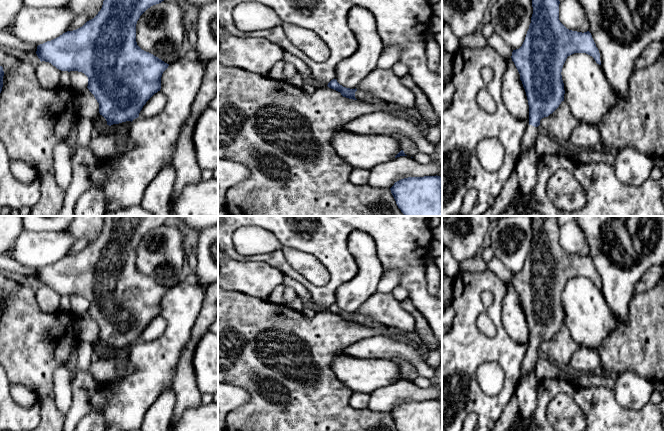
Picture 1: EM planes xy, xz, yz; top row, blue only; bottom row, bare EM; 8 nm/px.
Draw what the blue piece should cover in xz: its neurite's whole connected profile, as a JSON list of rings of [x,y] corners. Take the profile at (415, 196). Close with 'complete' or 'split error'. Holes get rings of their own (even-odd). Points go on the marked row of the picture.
[[[408,177],[395,182],[390,190],[404,216],[442,216],[442,177]]]; complete

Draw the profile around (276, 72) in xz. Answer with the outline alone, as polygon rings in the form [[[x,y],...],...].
[[[284,61],[277,62],[269,72],[268,76],[273,79],[283,80]]]

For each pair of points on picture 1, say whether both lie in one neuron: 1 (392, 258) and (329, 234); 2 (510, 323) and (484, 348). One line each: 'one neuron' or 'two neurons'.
1: one neuron
2: two neurons

